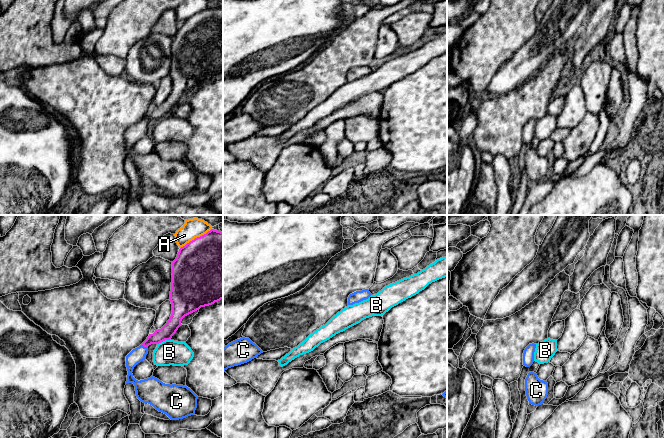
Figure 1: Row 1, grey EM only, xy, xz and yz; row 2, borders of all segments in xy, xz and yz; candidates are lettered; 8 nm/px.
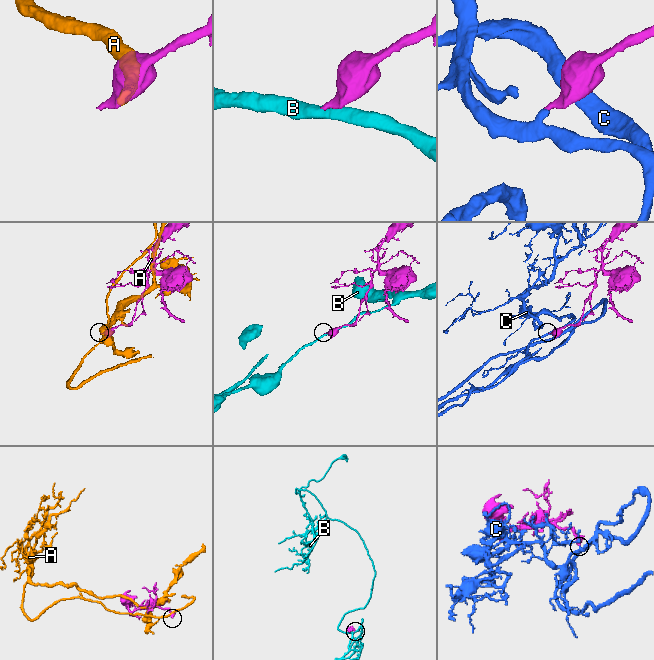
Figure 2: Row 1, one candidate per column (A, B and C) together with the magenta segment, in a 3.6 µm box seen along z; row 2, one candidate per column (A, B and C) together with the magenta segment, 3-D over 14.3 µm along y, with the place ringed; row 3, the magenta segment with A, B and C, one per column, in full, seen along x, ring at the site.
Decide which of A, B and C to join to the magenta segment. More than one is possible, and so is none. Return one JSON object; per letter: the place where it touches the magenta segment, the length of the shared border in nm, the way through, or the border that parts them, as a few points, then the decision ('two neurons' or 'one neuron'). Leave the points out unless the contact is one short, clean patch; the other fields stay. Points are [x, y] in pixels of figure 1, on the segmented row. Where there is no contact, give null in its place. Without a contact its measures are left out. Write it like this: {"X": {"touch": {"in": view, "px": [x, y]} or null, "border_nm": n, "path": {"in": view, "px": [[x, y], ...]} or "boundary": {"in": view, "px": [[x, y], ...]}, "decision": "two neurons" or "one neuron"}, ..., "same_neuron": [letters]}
{"A": {"touch": {"in": "xy", "px": [195, 238]}, "border_nm": 300, "decision": "two neurons"}, "B": {"touch": {"in": "xy", "px": [163, 340]}, "border_nm": 120, "boundary": {"in": "xy", "px": [[170, 338], [157, 344]]}, "decision": "two neurons"}, "C": {"touch": {"in": "xy", "px": [145, 346]}, "border_nm": 50, "path": {"in": "xy", "px": [[169, 329], [152, 338], [145, 346], [138, 354]]}, "decision": "one neuron"}, "same_neuron": ["C"]}

